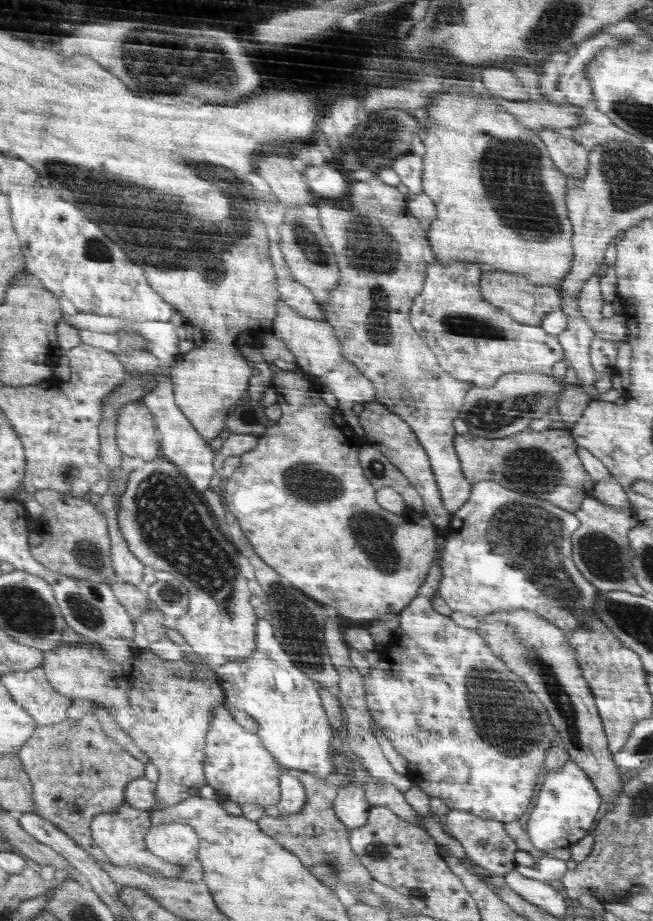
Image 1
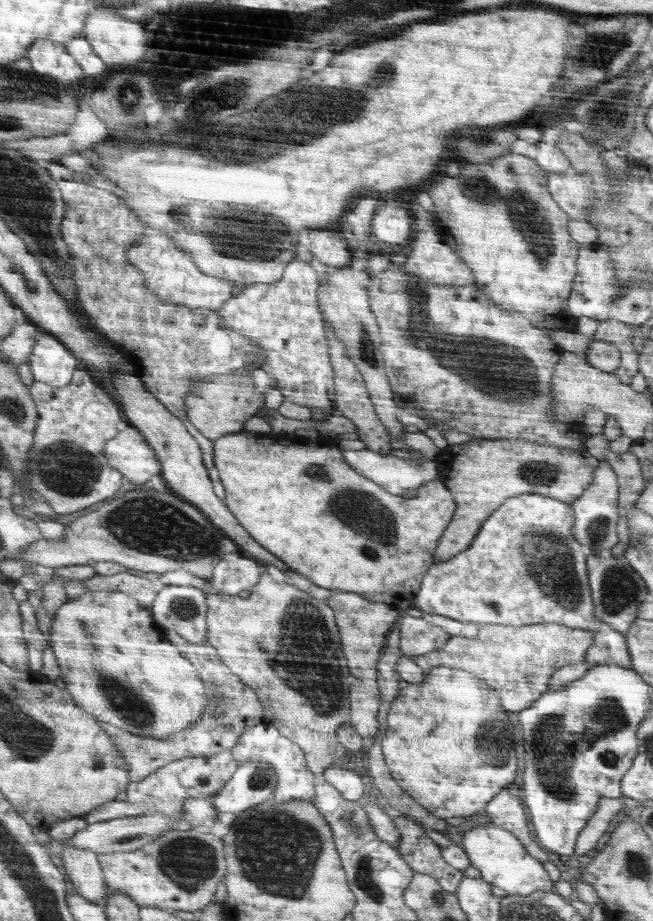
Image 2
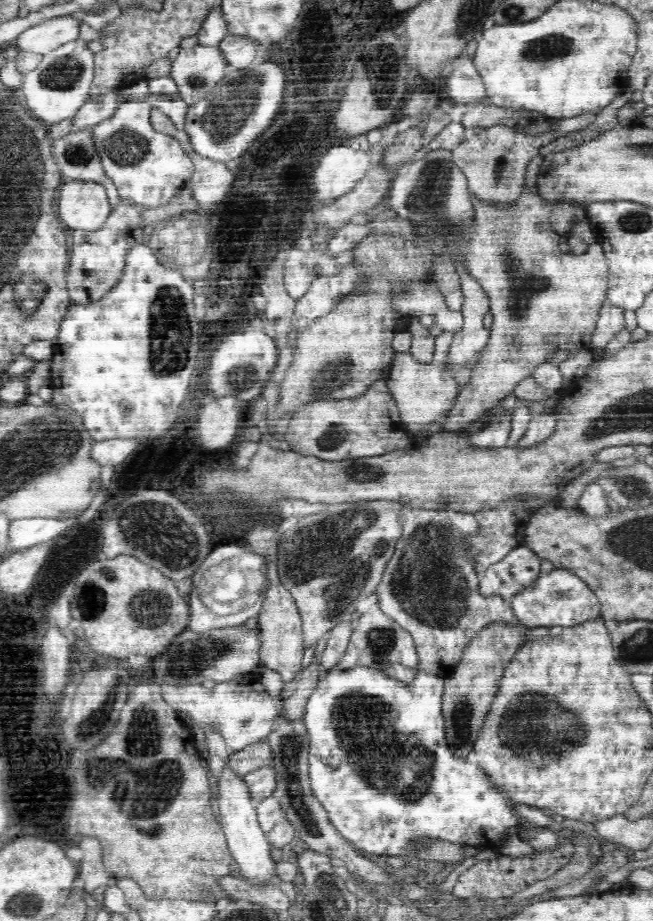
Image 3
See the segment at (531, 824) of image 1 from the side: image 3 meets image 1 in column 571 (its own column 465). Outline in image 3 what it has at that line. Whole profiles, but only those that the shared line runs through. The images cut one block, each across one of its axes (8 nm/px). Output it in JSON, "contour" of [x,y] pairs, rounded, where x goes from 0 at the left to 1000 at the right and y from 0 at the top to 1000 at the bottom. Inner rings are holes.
{"contour":[[[547,723],[536,727],[518,727],[513,724],[493,731],[487,745],[472,759],[462,781],[472,792],[472,828],[475,828],[473,844],[476,845],[478,861],[493,872],[507,895],[521,903],[521,907],[530,913],[542,915],[551,924],[557,924],[560,929],[574,932],[579,928],[593,928],[600,932],[602,929],[628,928],[643,910],[658,910],[658,914],[677,912],[677,914],[704,916],[708,920],[723,919],[729,920],[732,924],[752,923],[764,927],[770,925],[776,914],[778,901],[784,897],[795,897],[790,886],[784,884],[783,877],[775,873],[778,864],[772,859],[766,855],[763,856],[763,852],[760,853],[760,850],[746,840],[741,840],[734,832],[724,831],[720,824],[704,824],[686,809],[681,782],[675,774],[681,737],[678,733],[649,729],[637,731],[631,743],[622,743],[597,736],[587,729],[560,723]]]}

